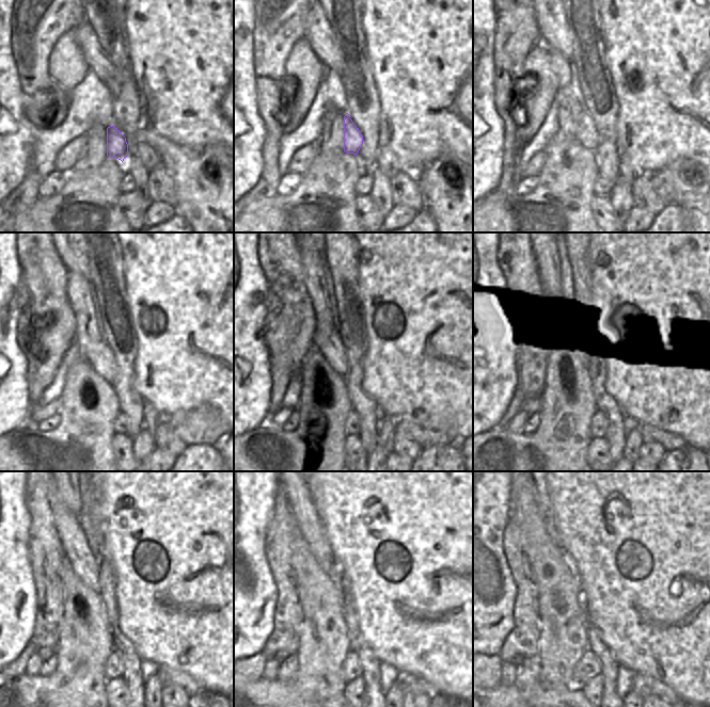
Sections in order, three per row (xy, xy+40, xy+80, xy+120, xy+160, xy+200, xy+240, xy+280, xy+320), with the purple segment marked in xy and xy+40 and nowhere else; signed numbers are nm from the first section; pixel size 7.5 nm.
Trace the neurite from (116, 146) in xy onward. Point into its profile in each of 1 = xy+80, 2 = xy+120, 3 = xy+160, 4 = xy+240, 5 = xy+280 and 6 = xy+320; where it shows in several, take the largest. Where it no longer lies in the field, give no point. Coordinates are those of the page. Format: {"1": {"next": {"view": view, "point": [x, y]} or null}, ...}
{"1": {"next": {"view": "xy+80", "point": [587, 135]}}, "2": {"next": {"view": "xy+120", "point": [101, 358]}}, "3": {"next": {"view": "xy+160", "point": [334, 351]}}, "4": {"next": {"view": "xy+240", "point": [75, 545]}}, "5": {"next": {"view": "xy+280", "point": [311, 529]}}, "6": {"next": {"view": "xy+320", "point": [545, 508]}}}

